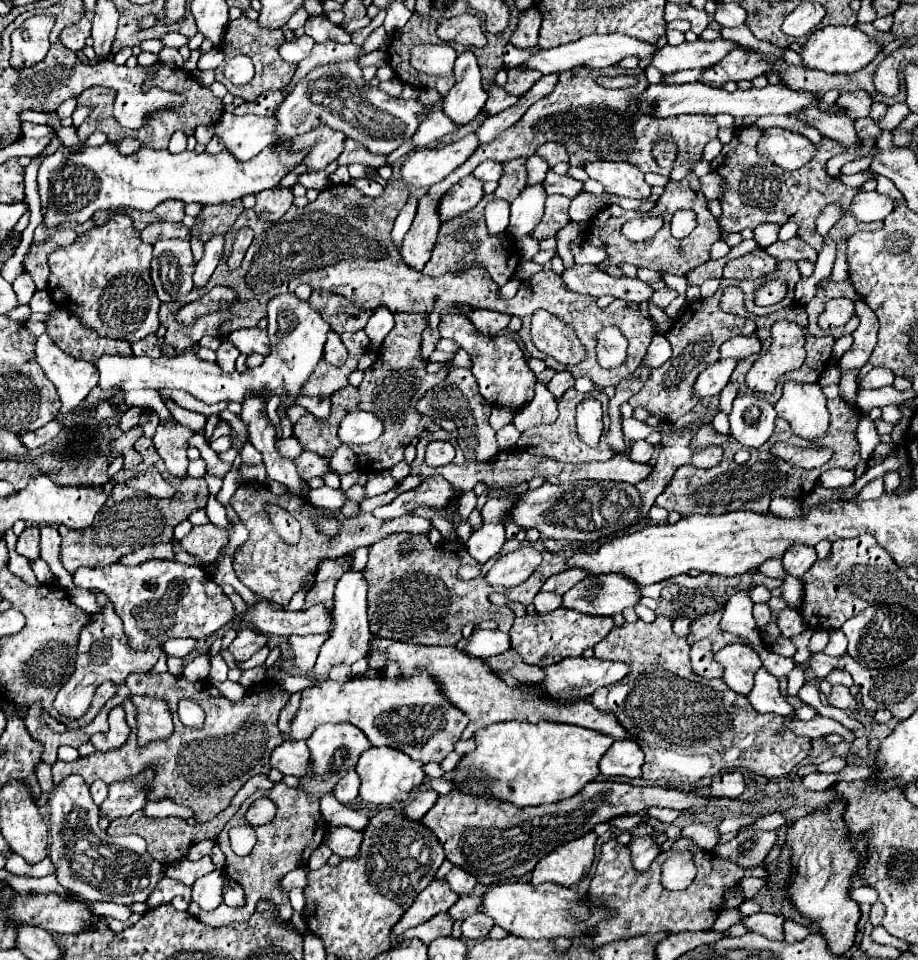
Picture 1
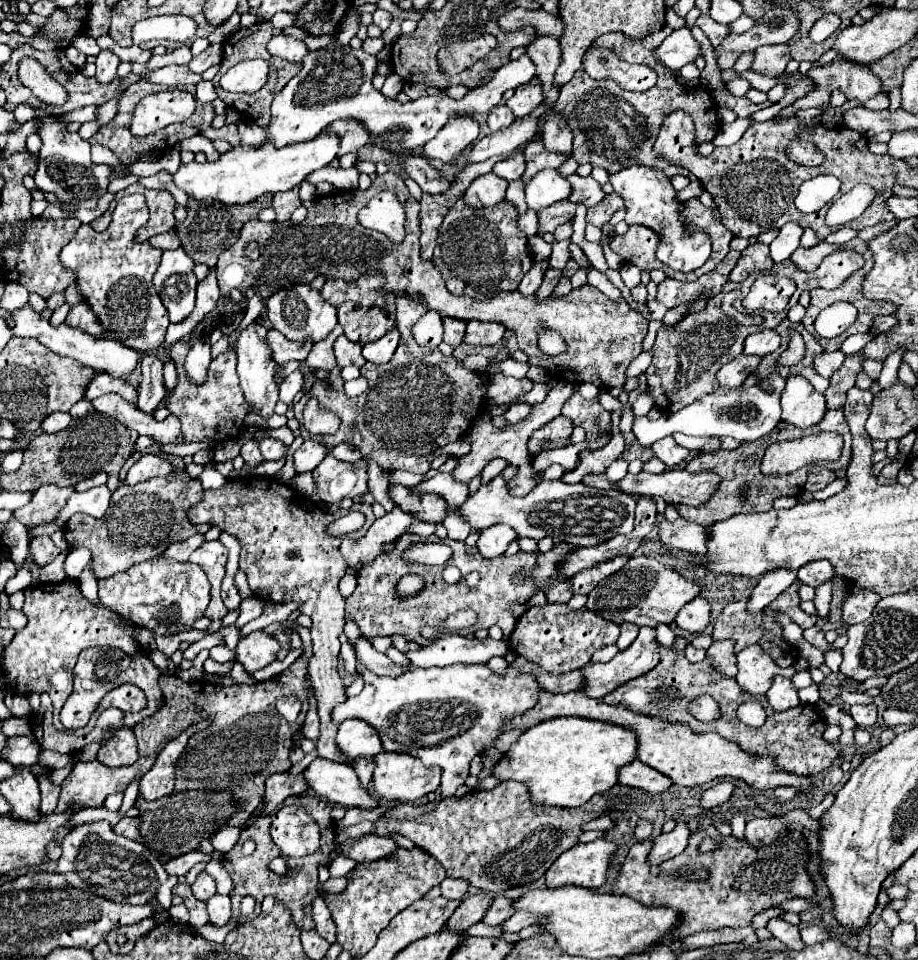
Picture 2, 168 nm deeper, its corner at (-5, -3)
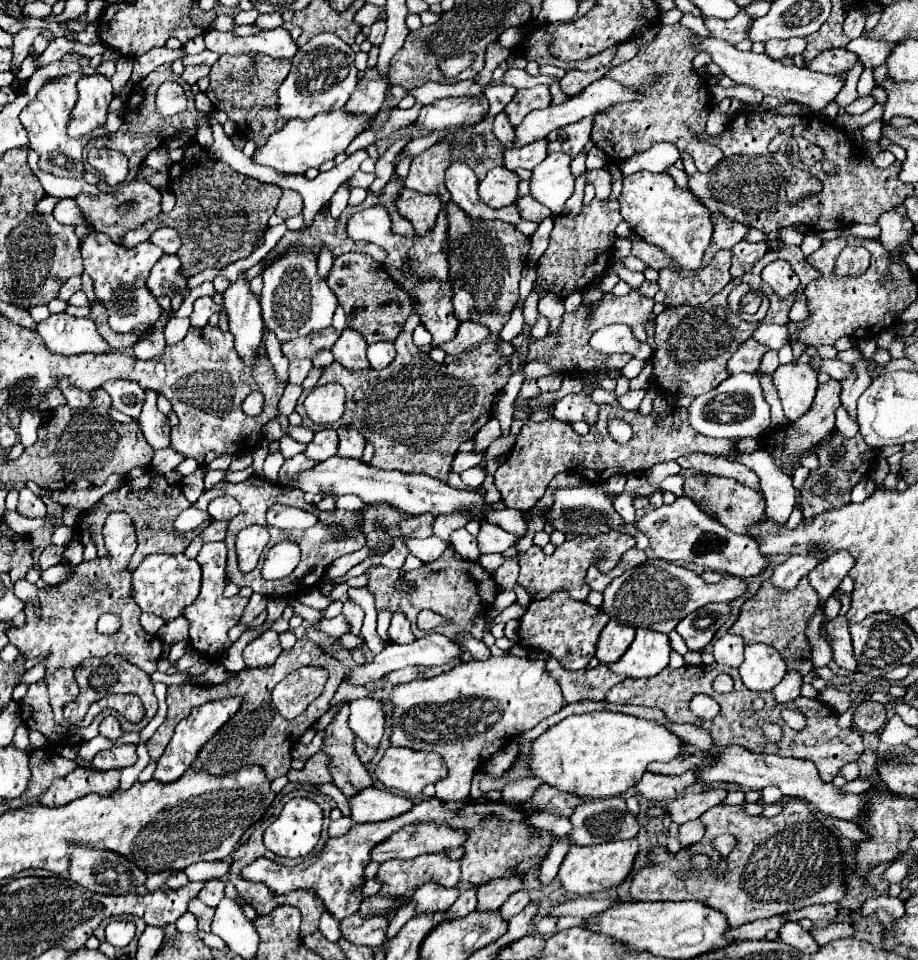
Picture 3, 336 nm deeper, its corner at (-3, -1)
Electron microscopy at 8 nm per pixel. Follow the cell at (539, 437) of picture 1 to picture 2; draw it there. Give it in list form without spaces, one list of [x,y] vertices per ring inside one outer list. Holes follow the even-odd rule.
[[[575,392],[563,406],[563,416],[567,416],[573,424],[579,424],[587,432],[587,442],[599,438],[603,432],[611,431],[611,412],[607,412],[597,398],[583,400],[579,392]]]

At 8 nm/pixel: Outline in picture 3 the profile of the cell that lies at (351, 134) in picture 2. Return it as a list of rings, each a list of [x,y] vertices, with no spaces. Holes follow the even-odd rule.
[[[367,68],[365,76],[357,84],[357,92],[347,100],[345,108],[353,114],[377,114],[377,110],[383,106],[383,100],[387,96],[389,82],[379,74],[377,68]]]

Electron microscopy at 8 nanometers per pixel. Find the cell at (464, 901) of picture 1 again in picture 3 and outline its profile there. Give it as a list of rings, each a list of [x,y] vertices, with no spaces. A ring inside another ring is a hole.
[[[521,890],[521,892],[515,892],[513,896],[509,896],[509,900],[501,906],[501,916],[505,918],[505,920],[509,920],[511,916],[515,916],[515,914],[519,914],[527,904],[531,902],[531,896],[529,896],[529,892],[527,890]]]

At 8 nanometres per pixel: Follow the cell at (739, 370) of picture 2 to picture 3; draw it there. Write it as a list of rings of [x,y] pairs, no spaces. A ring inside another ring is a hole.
[[[749,338],[745,344],[741,344],[741,348],[737,348],[737,352],[731,356],[729,364],[727,364],[727,370],[731,374],[737,374],[737,372],[757,372],[759,366],[761,366],[761,358],[763,354],[767,352],[769,348],[765,348],[763,344],[759,344],[757,340]]]

